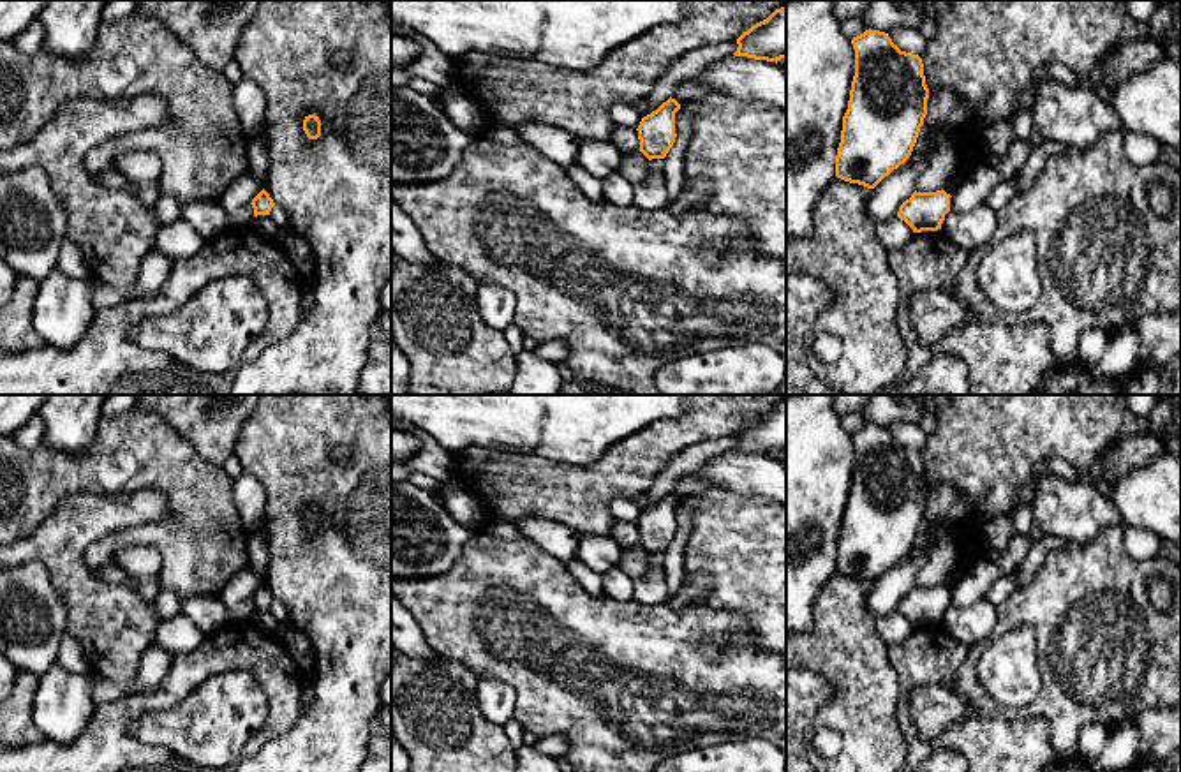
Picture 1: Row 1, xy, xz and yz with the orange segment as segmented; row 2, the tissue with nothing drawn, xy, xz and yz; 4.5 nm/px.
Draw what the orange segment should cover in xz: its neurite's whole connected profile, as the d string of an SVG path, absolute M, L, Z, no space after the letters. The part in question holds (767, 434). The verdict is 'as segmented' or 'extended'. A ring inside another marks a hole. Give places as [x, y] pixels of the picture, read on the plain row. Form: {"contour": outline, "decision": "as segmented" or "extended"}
{"contour": "M786 402L776 404L767 414L753 419L737 439L735 451L776 458L786 453Z", "decision": "as segmented"}

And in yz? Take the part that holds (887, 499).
{"contour": "M869 423L851 439L855 471L836 571L874 583L910 553L927 509L929 483L922 453L901 446L888 428Z", "decision": "as segmented"}

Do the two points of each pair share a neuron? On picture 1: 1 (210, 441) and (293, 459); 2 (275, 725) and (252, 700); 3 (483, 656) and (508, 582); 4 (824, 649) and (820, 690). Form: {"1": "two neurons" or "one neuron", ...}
{"1": "two neurons", "2": "two neurons", "3": "one neuron", "4": "two neurons"}

